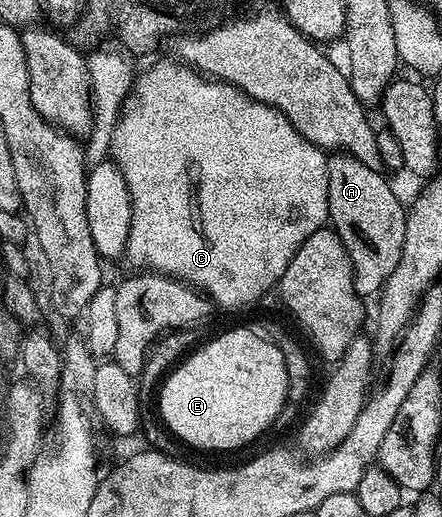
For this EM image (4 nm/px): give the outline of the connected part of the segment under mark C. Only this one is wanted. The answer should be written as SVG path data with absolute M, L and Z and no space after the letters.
M177 60L174 61L158 61L151 69L146 69L143 73L141 70L141 72L137 74L133 88L130 90L126 101L122 105L122 111L115 125L114 134L111 137L109 156L112 158L114 164L122 170L124 183L128 183L128 195L132 203L132 227L128 231L128 243L126 244L124 257L125 260L128 259L132 264L138 265L134 267L141 267L143 270L153 271L155 273L164 273L167 277L177 277L179 281L194 286L195 289L205 293L215 306L223 305L226 309L242 309L245 305L250 305L253 301L260 300L273 285L275 288L275 286L281 282L284 271L288 271L288 263L292 263L292 255L296 255L296 251L300 251L304 239L308 239L308 235L312 235L317 229L323 228L323 226L327 224L330 215L328 211L327 154L312 142L309 142L278 109L274 109L272 106L264 104L264 102L255 101L253 98L249 97L244 90L240 90L226 81L215 80L213 77L206 76L204 73L198 72L198 70L191 68L185 63L179 63Z

